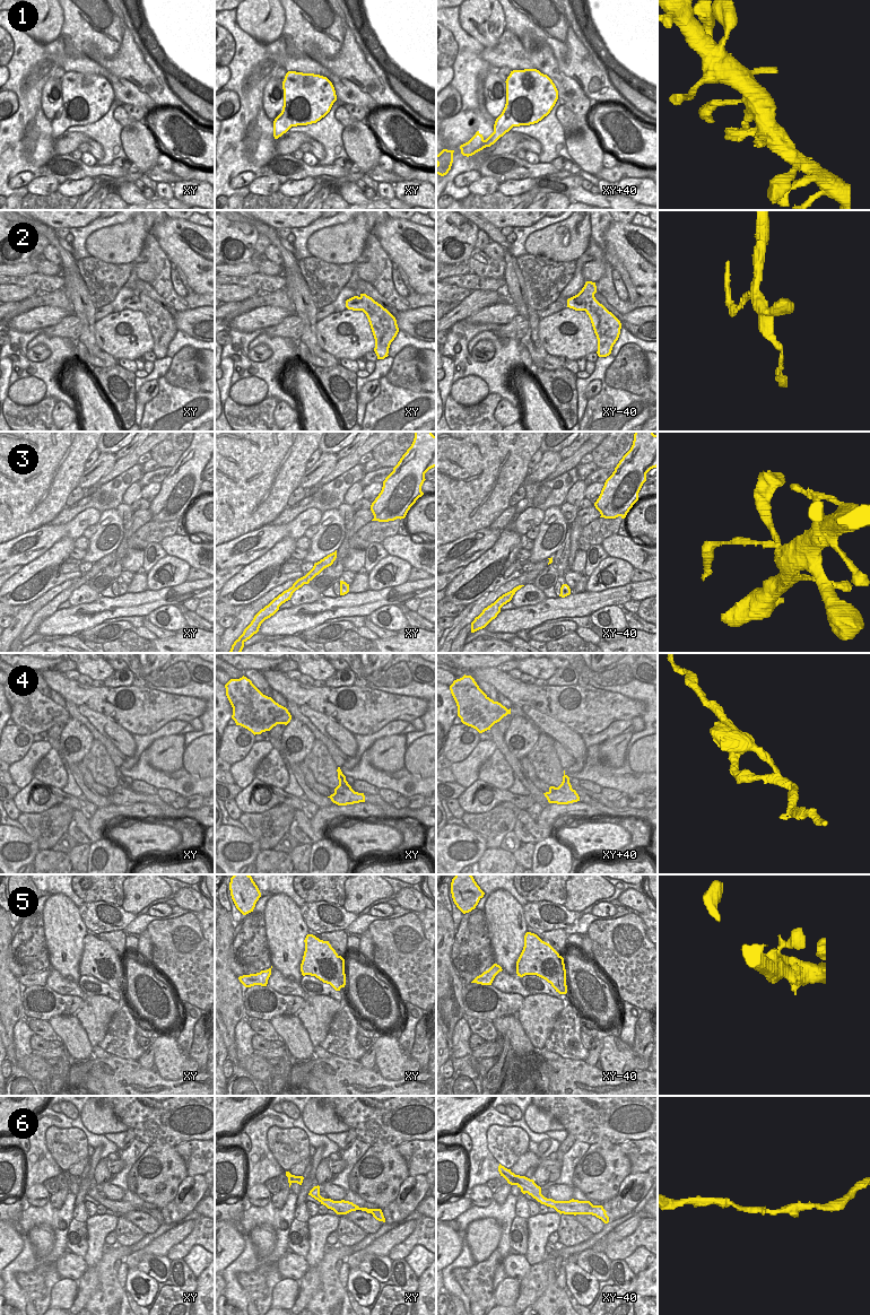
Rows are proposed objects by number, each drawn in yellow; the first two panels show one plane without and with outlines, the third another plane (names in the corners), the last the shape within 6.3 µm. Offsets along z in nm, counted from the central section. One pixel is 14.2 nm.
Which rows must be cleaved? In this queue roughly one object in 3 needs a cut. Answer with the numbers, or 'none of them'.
3, 5

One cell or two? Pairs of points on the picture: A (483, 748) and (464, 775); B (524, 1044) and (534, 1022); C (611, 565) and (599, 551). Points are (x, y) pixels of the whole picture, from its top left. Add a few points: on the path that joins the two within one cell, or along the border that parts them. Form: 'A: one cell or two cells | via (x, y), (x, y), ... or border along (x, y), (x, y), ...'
A: one cell | via (479, 755), (468, 768)
B: two cells | border along (516, 1013), (520, 1025), (534, 1050)
C: two cells | border along (608, 556), (588, 577)

